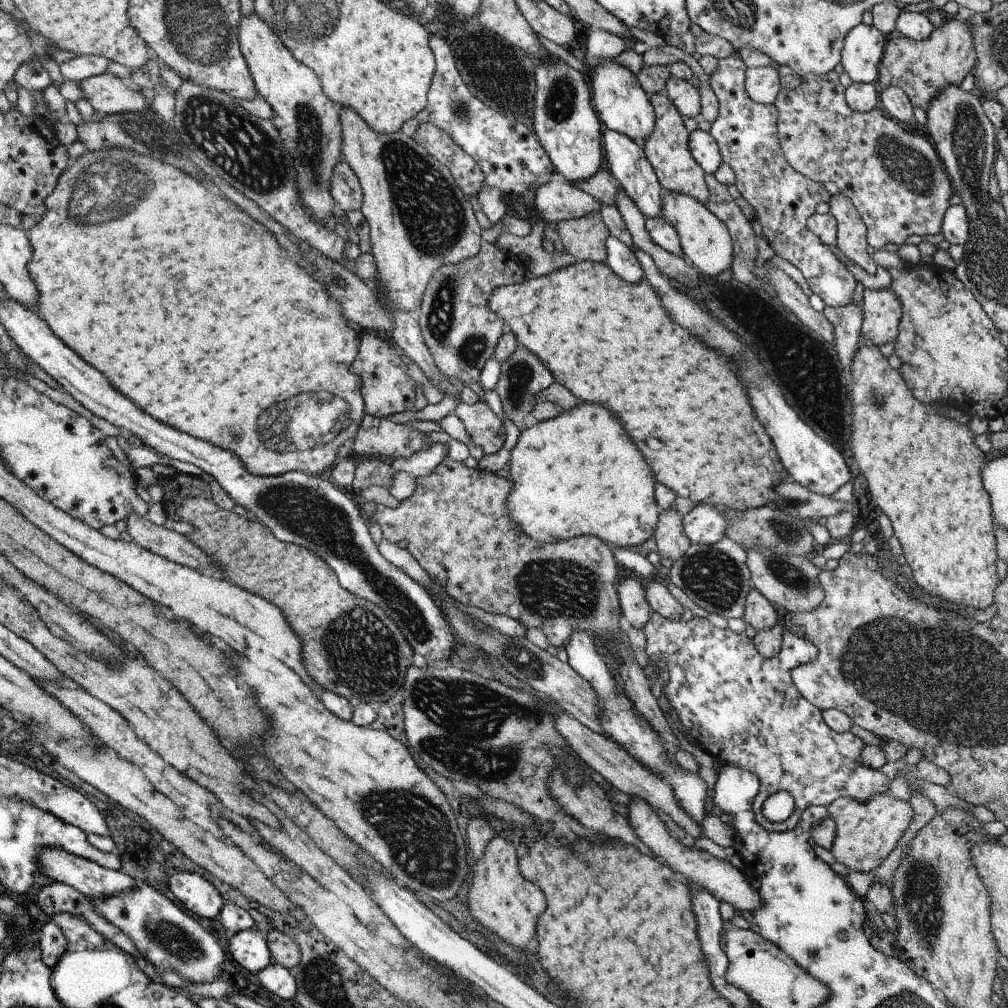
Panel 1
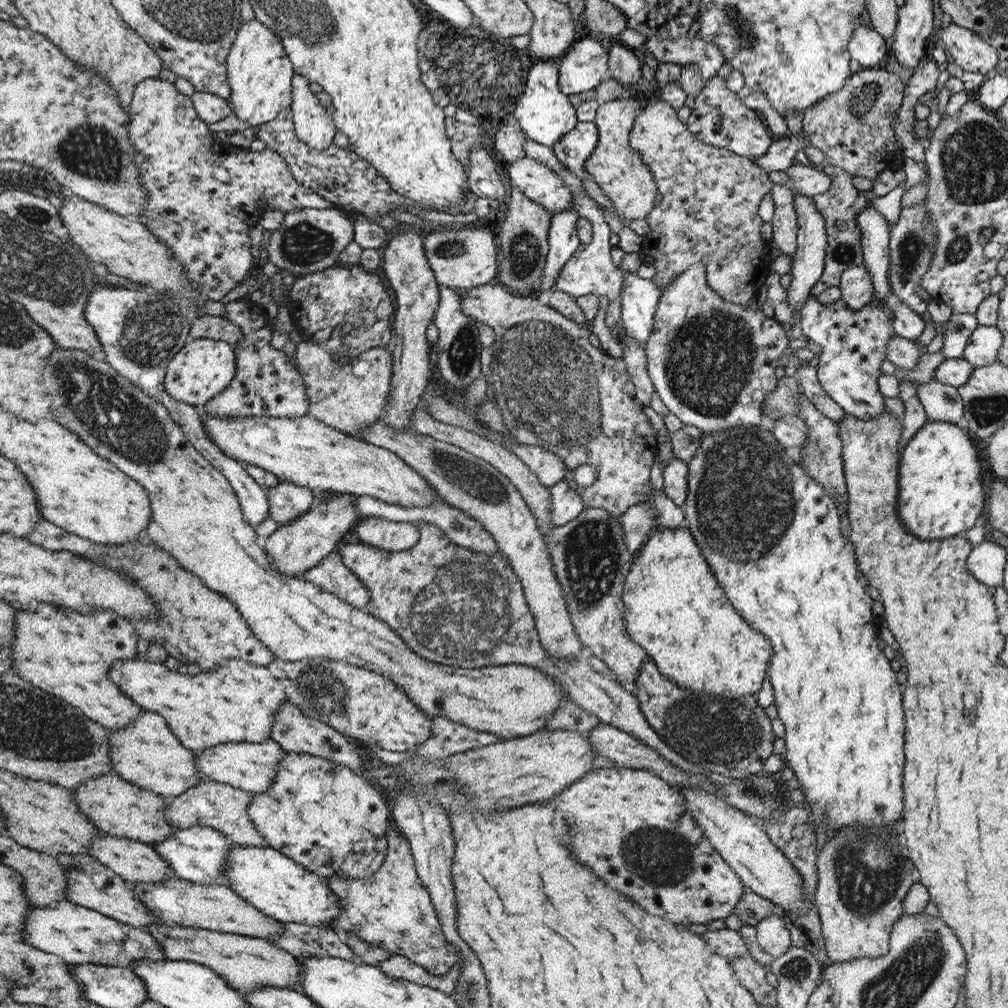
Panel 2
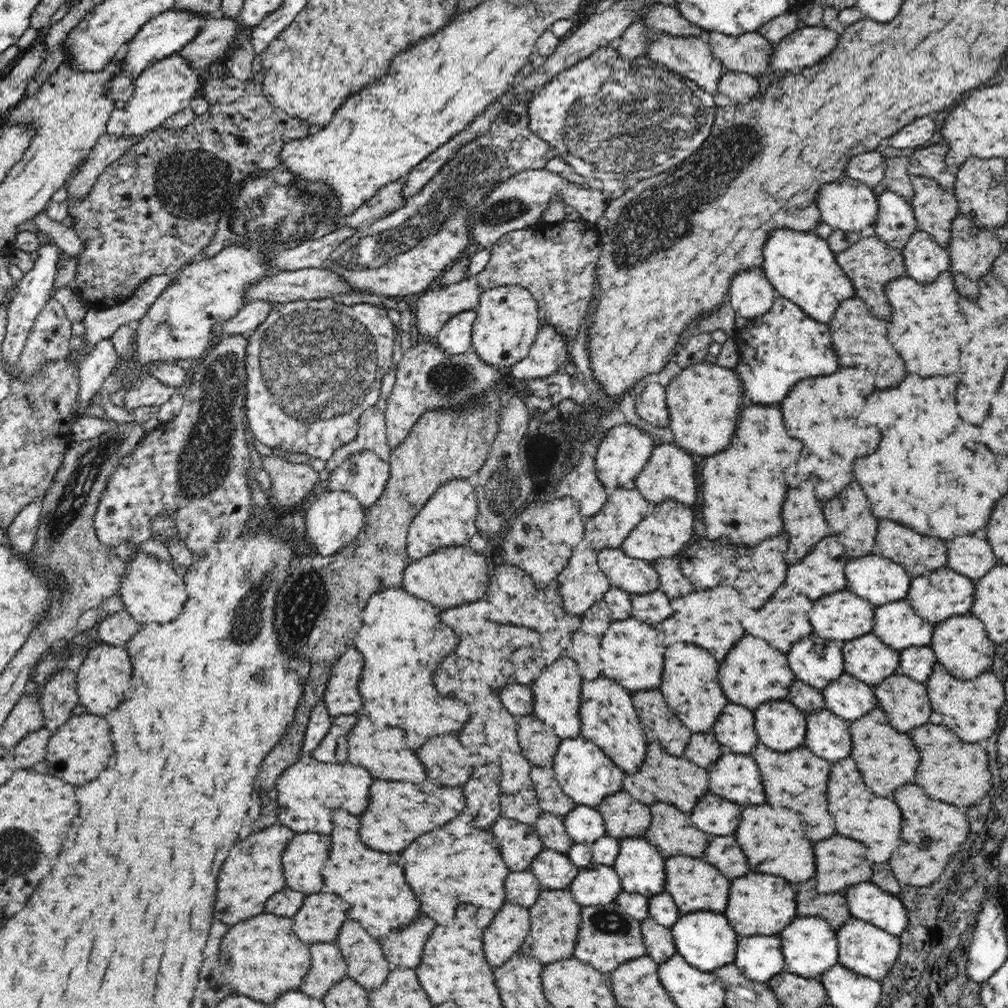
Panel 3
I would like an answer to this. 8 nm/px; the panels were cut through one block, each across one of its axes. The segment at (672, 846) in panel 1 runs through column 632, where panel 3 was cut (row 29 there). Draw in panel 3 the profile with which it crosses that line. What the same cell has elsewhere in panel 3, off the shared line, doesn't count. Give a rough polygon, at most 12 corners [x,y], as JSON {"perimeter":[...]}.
{"perimeter":[[820,26],[775,44],[768,69],[814,66],[837,46]]}

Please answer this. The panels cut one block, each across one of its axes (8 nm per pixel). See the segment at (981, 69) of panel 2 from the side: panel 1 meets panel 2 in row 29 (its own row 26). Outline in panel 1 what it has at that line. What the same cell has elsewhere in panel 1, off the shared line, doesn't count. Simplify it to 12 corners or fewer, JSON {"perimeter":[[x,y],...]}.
{"perimeter":[[969,20],[894,36],[878,68],[926,113],[976,65]]}

